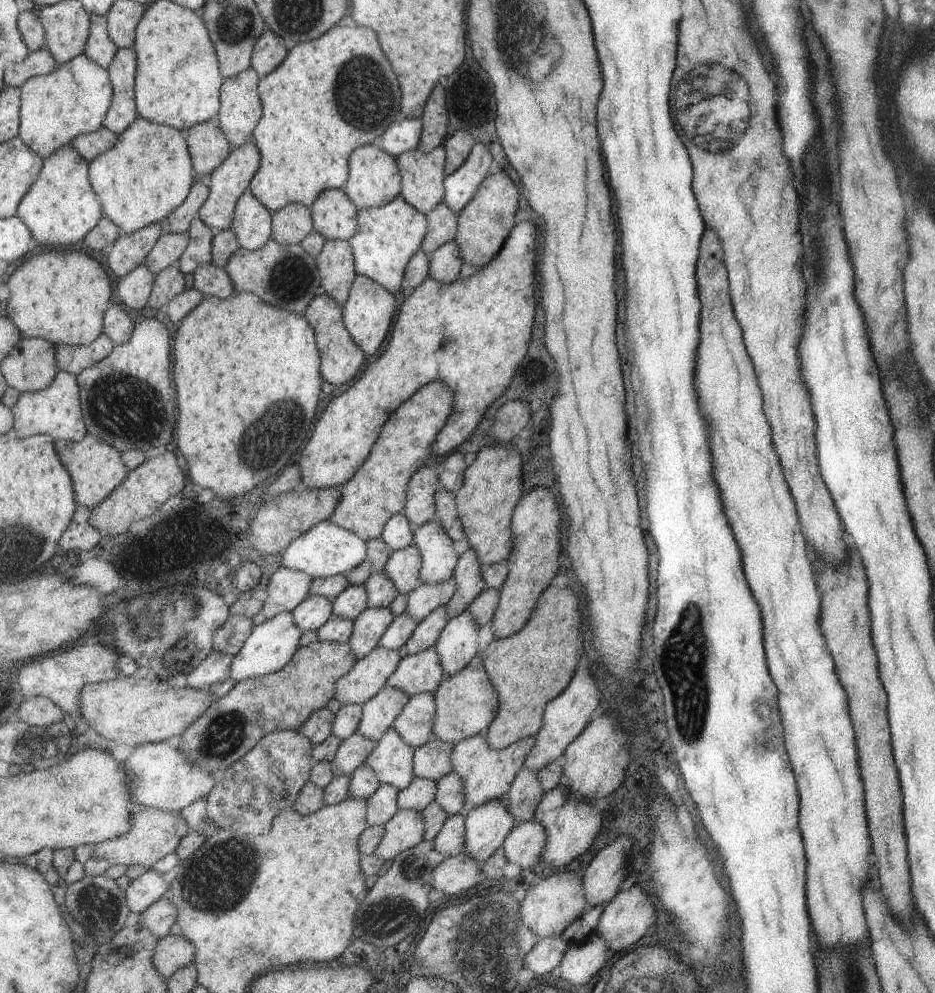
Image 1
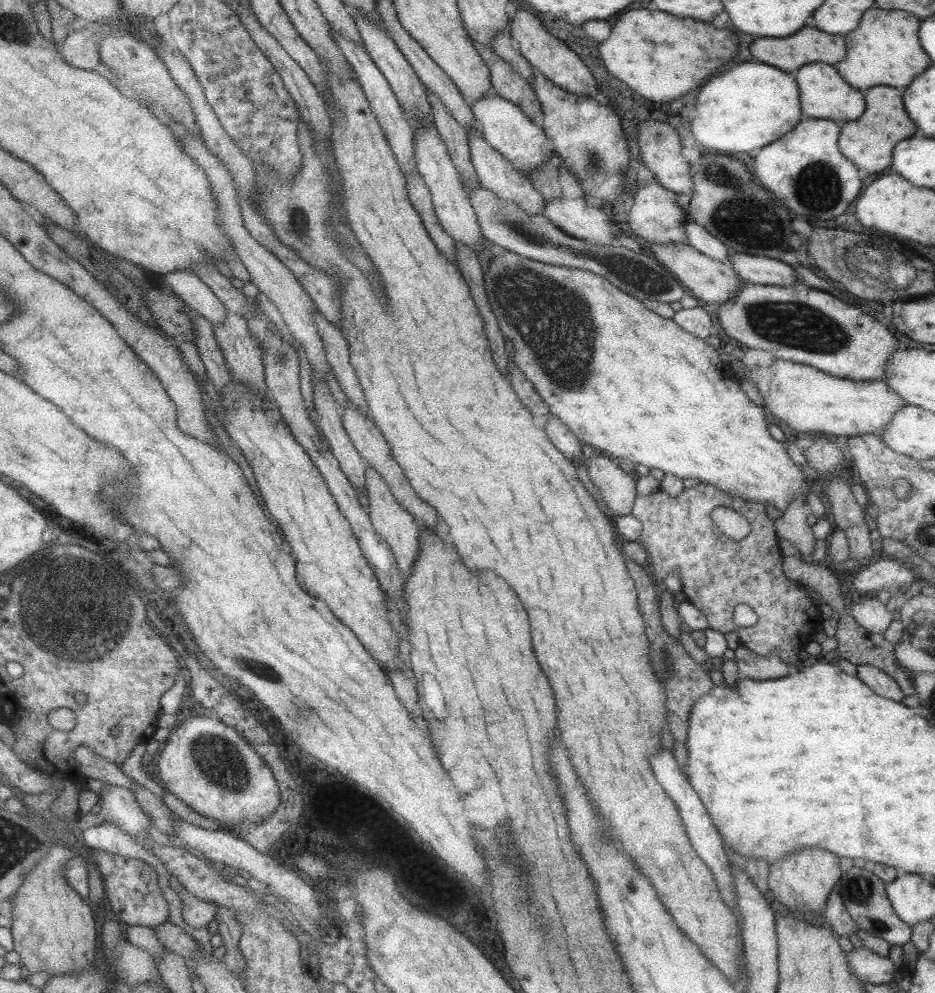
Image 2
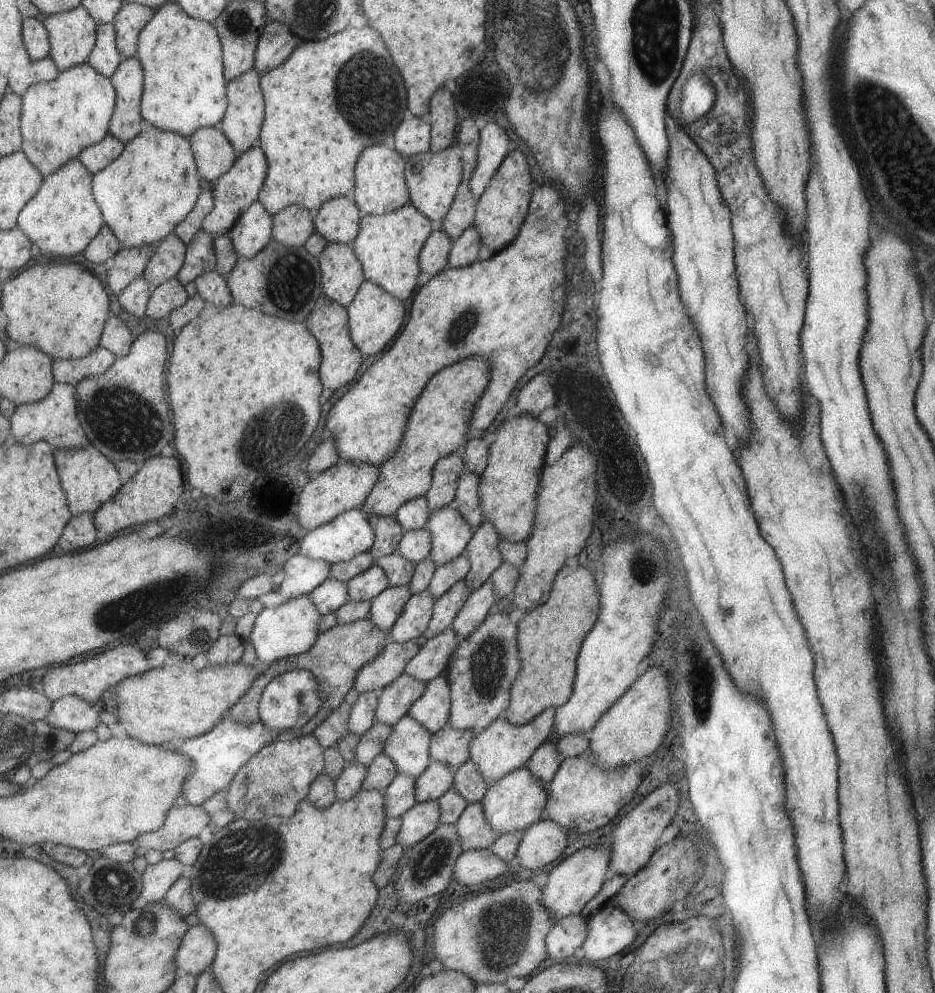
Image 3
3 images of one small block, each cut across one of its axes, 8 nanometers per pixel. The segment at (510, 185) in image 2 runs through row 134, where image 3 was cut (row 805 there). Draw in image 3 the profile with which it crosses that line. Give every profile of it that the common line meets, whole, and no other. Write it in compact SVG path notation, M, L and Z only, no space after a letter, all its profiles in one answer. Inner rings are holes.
M481 802L469 803L454 825L464 851L489 849L499 836L489 826Z

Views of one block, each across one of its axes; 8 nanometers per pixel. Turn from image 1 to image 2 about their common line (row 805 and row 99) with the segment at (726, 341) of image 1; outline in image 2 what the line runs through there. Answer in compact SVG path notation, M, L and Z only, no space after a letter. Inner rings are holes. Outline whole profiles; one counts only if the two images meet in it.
M813 62L807 66L801 66L795 74L797 86L799 86L798 100L800 104L800 118L824 118L827 120L834 120L838 124L847 121L855 120L861 117L863 112L863 96L851 88L849 84L845 84L839 74L835 72L833 66L823 64L823 62Z

